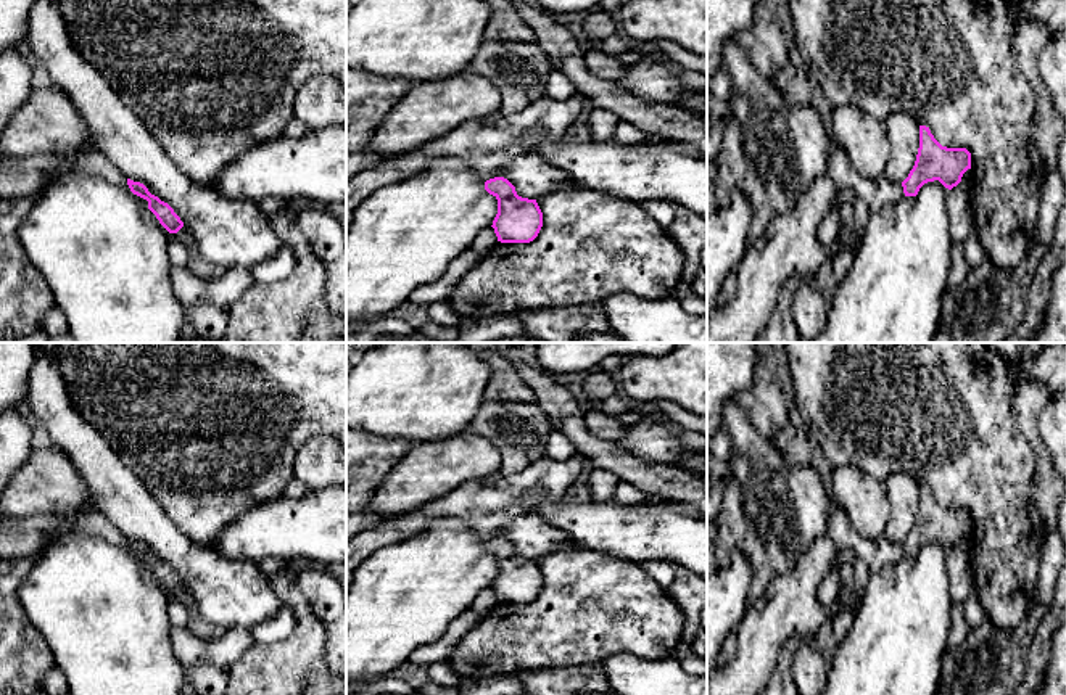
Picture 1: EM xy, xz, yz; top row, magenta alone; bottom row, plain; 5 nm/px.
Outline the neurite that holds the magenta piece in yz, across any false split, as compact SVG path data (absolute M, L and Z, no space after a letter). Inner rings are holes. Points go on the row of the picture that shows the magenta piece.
M919 125L919 148L908 177L902 183L879 179L865 179L852 166L847 153L839 148L831 153L828 175L839 190L861 199L870 214L881 211L886 204L897 204L903 196L916 196L919 188L939 180L952 190L961 182L963 174L971 169L971 153L966 148L942 146L929 127Z

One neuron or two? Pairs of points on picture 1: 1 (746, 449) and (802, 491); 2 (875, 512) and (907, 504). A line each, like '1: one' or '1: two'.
1: one
2: two

